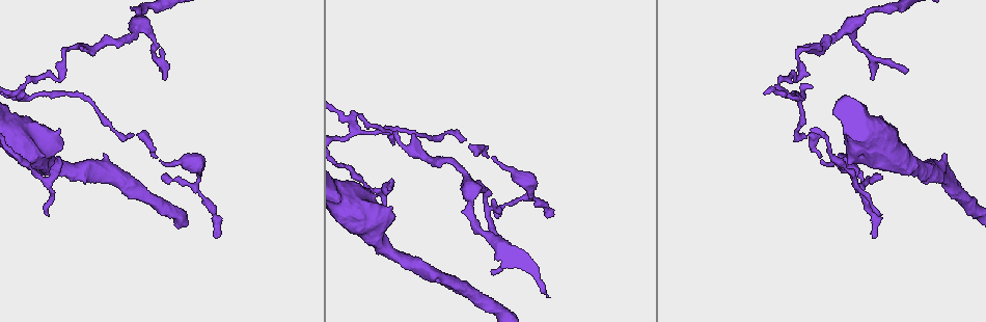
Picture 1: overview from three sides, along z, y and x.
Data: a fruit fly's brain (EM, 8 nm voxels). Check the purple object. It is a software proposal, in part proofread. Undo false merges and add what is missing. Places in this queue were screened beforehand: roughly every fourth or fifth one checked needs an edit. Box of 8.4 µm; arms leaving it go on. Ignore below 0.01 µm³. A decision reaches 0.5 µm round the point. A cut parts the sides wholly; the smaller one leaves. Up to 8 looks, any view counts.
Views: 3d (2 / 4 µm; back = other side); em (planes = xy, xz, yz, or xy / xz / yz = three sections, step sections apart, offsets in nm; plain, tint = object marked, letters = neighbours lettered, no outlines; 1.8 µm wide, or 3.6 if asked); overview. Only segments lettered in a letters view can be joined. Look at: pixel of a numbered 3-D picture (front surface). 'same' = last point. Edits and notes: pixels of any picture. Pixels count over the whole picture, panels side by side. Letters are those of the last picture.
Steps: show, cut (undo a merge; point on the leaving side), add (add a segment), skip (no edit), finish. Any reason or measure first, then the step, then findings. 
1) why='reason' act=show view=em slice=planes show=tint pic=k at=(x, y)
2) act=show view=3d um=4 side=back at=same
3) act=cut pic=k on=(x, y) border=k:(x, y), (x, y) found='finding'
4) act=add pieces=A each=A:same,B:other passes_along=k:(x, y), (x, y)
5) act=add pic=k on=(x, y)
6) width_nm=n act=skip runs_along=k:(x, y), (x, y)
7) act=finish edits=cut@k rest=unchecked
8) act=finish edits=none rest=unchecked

why='free end' act=show view=em slice=planes show=letters pic=1 at=(874, 235)

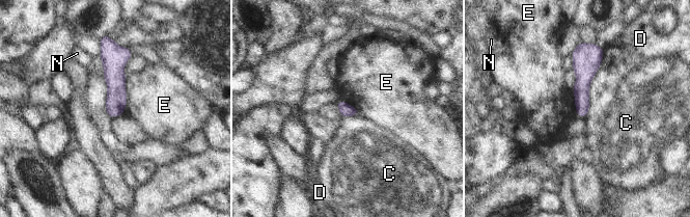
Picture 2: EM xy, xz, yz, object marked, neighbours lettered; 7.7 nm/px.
width_nm=100 longest_contact=D:500nm act=skip each=C:other,D:other,E:other,N:other found='no lettered segment goes on from it'

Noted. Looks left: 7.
why='tapers out' act=show view=em slice=planes show=letters pic=1 at=(822, 161)

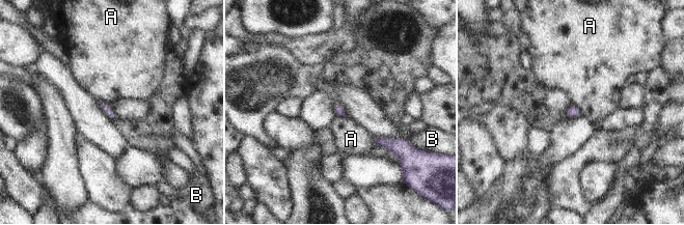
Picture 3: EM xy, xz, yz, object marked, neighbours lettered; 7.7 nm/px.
act=skip each=A:other,B:other border=3:(574, 105), (583, 114) found='no lettered segment goes on from it'

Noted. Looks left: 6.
why='free end' act=show view=3d um=4 pic=1 at=(908, 70)

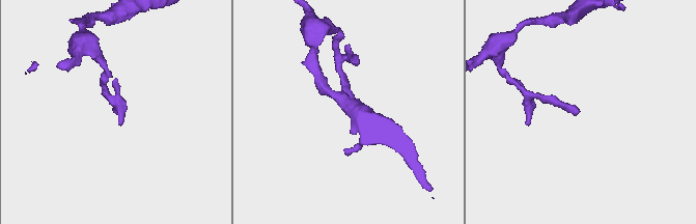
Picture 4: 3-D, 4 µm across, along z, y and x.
act=show view=em slice=xy step=4 show=letters pic=4 at=(577, 110)

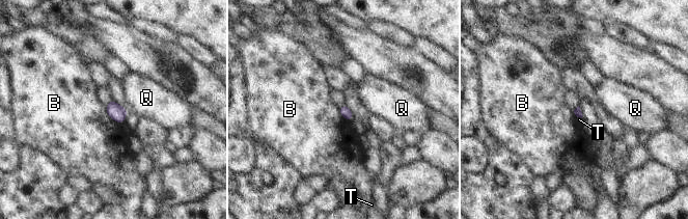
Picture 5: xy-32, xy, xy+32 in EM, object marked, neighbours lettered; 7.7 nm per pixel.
act=show view=em slice=planes show=letters at=same

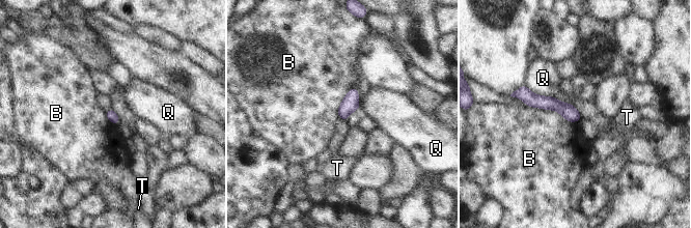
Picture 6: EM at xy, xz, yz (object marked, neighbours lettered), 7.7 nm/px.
longest_contact=B:420nm act=skip each=B:other,Q:other,T:other found='no lettered segment goes on from it'

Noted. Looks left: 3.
act=finish edits=none rest=unchecked

